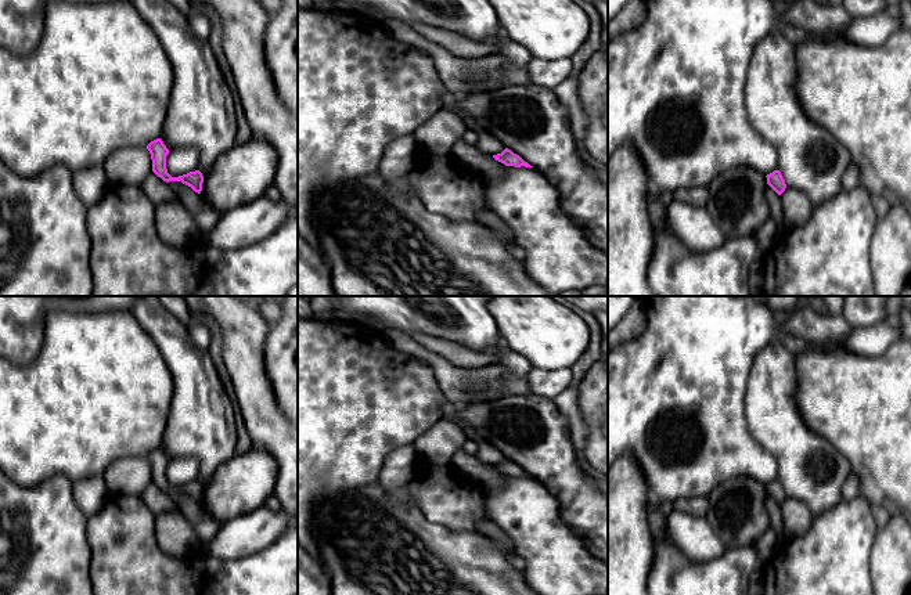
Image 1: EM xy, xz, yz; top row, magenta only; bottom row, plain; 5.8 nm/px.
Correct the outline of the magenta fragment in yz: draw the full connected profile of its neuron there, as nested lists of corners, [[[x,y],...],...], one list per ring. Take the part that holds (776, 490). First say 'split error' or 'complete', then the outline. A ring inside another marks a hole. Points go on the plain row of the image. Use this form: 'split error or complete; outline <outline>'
complete; outline [[[774,480],[773,483],[767,484],[767,494],[778,504],[781,505],[785,498],[786,498],[786,494],[785,494],[785,490],[781,484],[779,480]]]

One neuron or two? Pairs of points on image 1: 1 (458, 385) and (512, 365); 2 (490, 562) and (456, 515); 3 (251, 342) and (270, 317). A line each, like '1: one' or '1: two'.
1: two
2: two
3: two

